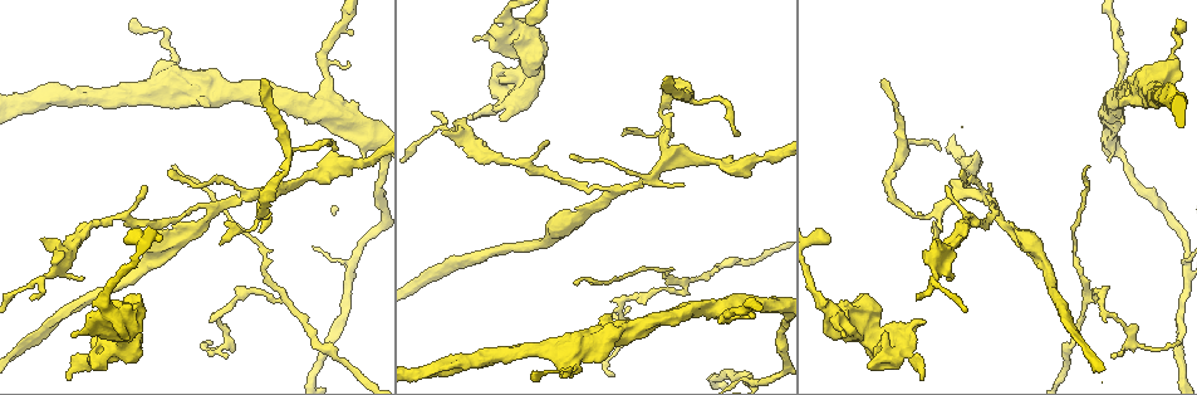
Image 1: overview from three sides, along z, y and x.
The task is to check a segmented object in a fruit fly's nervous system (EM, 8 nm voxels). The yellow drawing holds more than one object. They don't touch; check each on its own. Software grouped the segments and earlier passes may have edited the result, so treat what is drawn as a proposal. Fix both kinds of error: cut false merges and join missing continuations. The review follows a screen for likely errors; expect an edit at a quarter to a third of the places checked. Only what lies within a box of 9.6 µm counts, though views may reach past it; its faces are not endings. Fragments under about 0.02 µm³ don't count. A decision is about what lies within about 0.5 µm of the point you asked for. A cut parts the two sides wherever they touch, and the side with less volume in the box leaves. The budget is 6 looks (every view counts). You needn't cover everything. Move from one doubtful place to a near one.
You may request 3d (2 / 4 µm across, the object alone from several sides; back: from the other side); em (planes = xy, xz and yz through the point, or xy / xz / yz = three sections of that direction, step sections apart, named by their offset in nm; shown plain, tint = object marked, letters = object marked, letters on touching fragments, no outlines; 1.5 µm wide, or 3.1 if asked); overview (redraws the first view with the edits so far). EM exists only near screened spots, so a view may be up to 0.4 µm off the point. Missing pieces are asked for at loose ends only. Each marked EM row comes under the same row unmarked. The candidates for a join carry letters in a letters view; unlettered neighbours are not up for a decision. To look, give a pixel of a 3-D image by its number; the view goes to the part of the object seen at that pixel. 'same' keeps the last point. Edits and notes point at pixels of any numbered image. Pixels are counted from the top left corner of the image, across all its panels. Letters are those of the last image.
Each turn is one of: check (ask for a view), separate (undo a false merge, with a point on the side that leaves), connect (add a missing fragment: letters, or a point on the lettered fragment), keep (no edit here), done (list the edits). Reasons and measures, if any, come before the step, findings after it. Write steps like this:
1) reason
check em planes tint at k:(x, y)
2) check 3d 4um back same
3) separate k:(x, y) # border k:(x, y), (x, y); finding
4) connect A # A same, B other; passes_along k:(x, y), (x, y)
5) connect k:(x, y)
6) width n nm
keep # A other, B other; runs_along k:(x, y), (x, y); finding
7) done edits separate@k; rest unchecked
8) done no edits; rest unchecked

an open end
check em planes letters at 1:(338, 150)

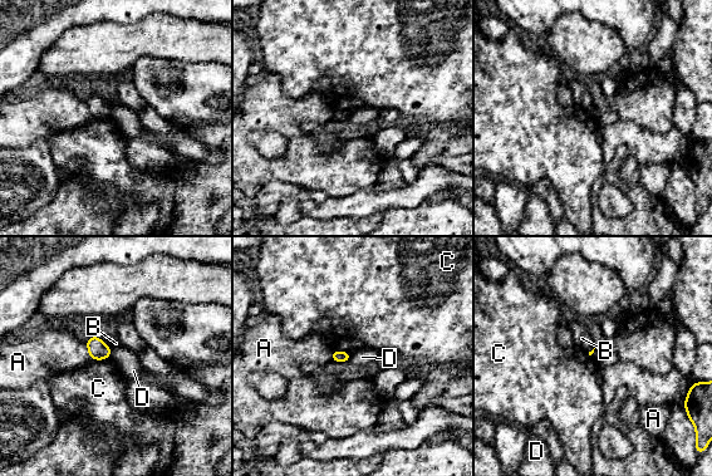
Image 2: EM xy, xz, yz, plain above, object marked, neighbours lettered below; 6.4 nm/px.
keep # A other, B other, C other, D other; border 2:(112, 349), (109, 357); no lettered fragment goes on from it

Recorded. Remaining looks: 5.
tapers out
check 3d 4um at 1:(170, 171)

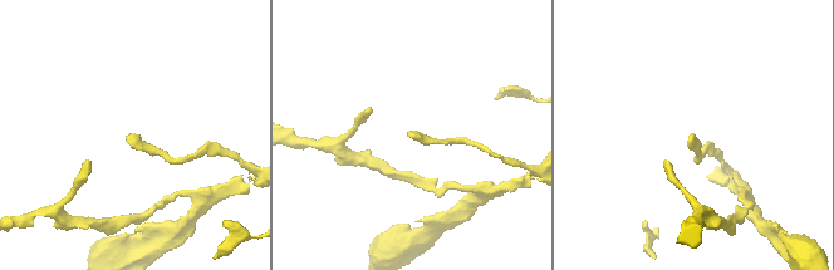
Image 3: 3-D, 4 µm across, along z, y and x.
check em planes tint at 3:(410, 136)

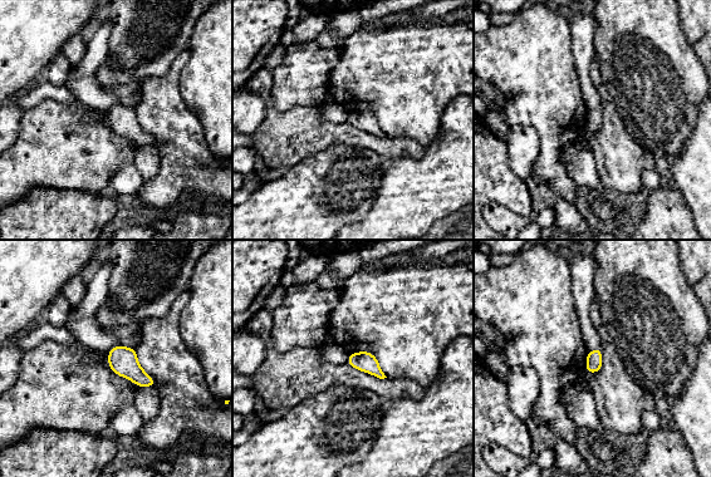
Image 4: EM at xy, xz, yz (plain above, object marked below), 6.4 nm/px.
what lies round it
check em planes letters same

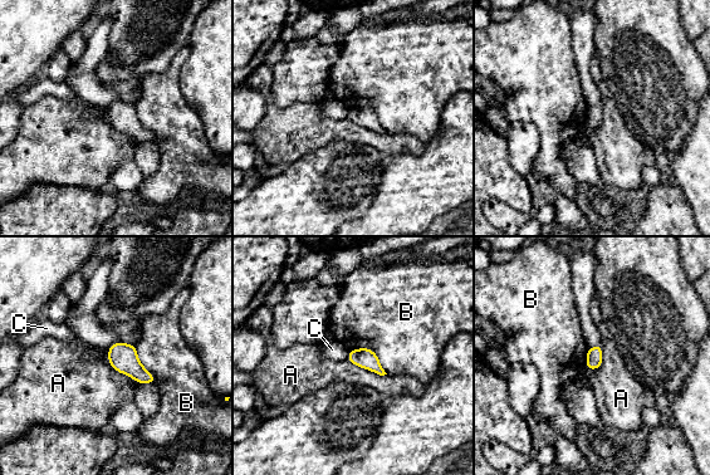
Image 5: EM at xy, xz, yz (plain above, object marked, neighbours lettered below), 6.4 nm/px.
keep # A other, B other, C other; border 5:(108, 347), (108, 362), (137, 383); no lettered fragment goes on from it

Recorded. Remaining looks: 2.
an open end
check 3d 4um at 1:(1118, 106)

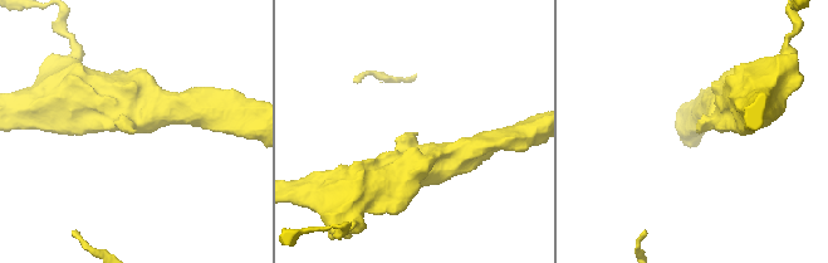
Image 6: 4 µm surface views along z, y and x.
now the EM
check em planes letters at 6:(417, 133)

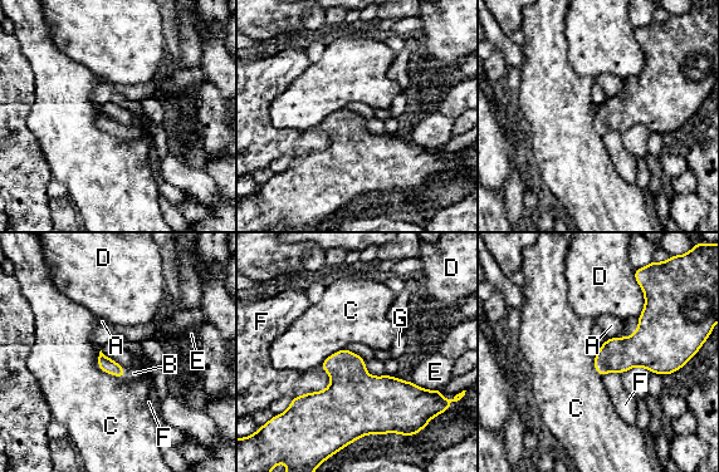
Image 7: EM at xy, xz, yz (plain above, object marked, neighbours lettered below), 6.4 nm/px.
connect B # A other, B same, C other, D other, E other, F other, G other; the cell continues

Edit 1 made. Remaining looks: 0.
done edits connect@7; rest unchecked

